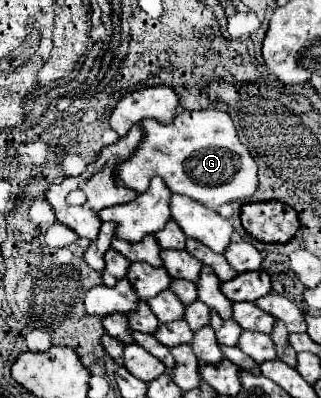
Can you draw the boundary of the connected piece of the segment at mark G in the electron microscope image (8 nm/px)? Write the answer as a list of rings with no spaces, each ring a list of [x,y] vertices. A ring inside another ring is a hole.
[[[218,109],[182,111],[170,125],[162,125],[154,119],[144,119],[142,127],[144,139],[140,147],[116,169],[122,183],[136,193],[144,193],[150,187],[150,179],[156,175],[166,181],[172,193],[196,199],[210,209],[218,209],[230,201],[244,201],[256,193],[256,161],[240,143],[228,113]]]

